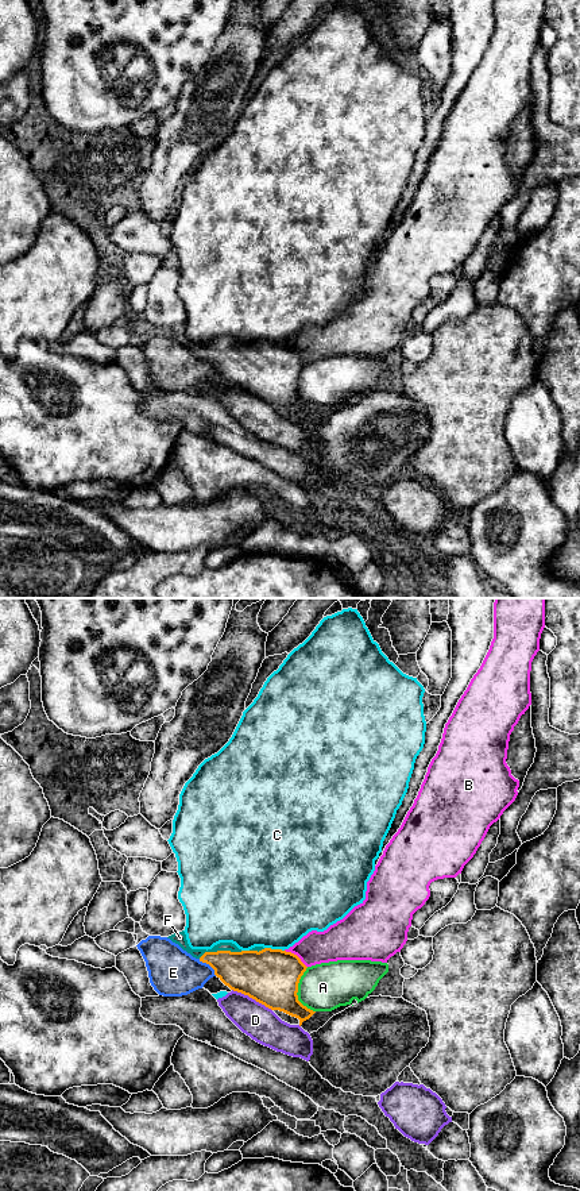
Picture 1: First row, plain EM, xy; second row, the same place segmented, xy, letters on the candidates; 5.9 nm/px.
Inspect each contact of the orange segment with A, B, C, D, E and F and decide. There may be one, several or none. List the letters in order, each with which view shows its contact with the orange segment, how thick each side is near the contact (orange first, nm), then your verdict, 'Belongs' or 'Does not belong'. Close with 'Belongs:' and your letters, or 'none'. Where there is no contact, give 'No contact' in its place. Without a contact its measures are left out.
A: Touches orange in xy. Thickness 340 nm (orange) against 280 nm. Does not belong
B: Touches orange in xy. Thickness 340 nm (orange) against 200 nm. Does not belong
C: Touches orange in xy. Thickness 340 nm (orange) against 480 nm. Does not belong
D: Touches orange in xy. Thickness 340 nm (orange) against 200 nm. Does not belong
E: Touches orange in xy. Thickness 260 nm (orange) against 280 nm. Does not belong
F: Touches orange in xy. Thickness 280 nm (orange) against 70 nm. Belongs
Belongs: F

